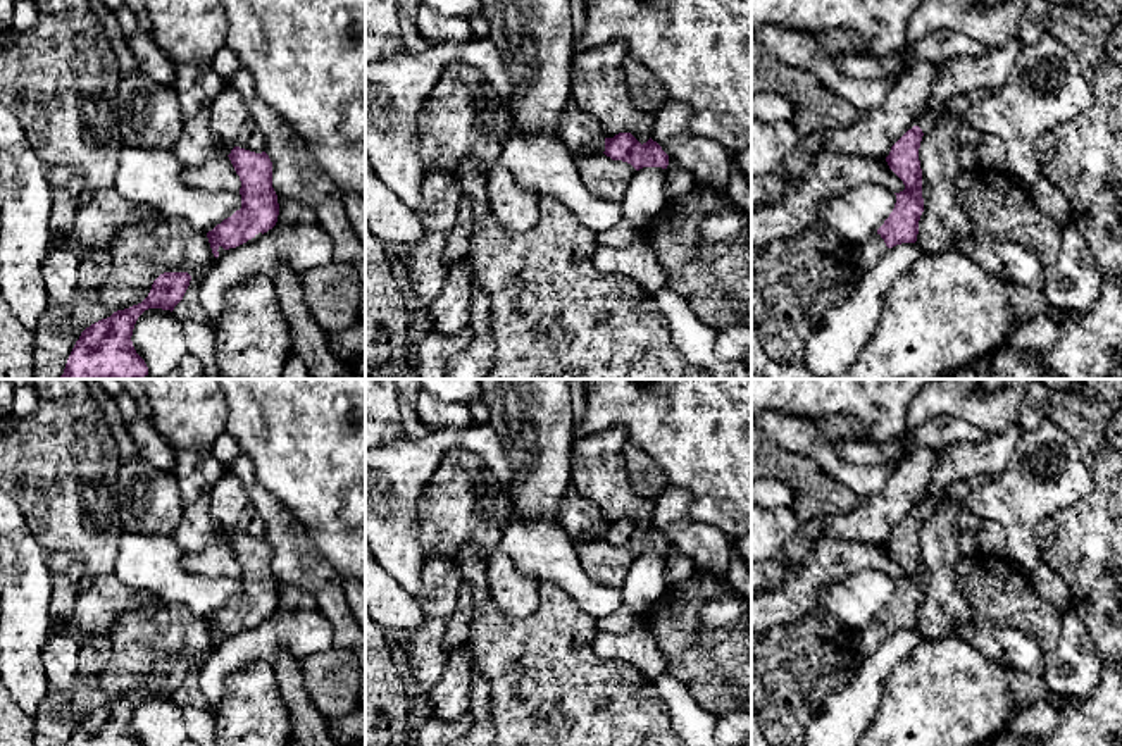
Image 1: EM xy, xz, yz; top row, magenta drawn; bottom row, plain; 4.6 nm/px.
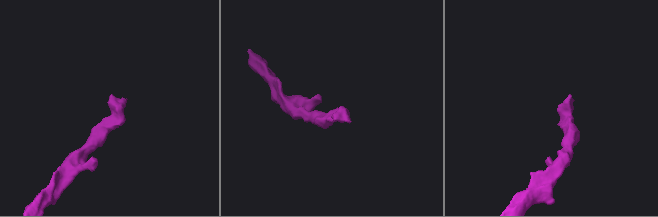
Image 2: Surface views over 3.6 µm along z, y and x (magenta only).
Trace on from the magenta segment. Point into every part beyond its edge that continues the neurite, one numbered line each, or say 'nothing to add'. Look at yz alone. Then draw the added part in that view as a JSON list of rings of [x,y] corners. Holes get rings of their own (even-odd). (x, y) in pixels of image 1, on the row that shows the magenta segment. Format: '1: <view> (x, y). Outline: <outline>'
1: yz (957, 105). Outline: [[[976,90],[972,93],[958,95],[944,102],[938,110],[924,114],[917,126],[922,129],[922,133],[929,133],[934,129],[936,122],[939,119],[944,119],[948,115],[963,117],[965,112],[977,102],[986,100],[989,95],[993,95],[988,90]]]
2: yz (869, 252). Outline: [[[872,234],[867,241],[857,245],[853,265],[860,274],[870,270],[879,258],[886,253],[888,246],[881,234]]]

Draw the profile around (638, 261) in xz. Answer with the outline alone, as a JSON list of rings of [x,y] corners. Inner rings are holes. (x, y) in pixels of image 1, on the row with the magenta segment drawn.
[[[638,234],[629,245],[600,245],[591,260],[600,272],[631,279],[650,293],[667,286],[667,272],[648,236]]]

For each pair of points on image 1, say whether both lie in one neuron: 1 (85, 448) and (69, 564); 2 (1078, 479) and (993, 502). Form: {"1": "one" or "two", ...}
{"1": "two", "2": "one"}

